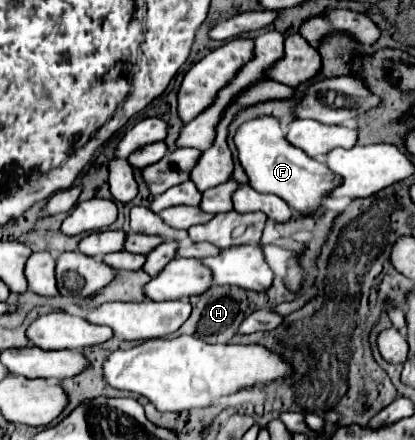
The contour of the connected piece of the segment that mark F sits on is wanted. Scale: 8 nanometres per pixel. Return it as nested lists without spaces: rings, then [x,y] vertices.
[[[258,116],[244,122],[234,136],[234,144],[250,186],[262,194],[280,196],[302,214],[312,214],[320,206],[320,200],[326,198],[326,194],[340,182],[340,178],[330,172],[326,164],[312,160],[300,148],[284,140],[284,128],[272,116]]]

